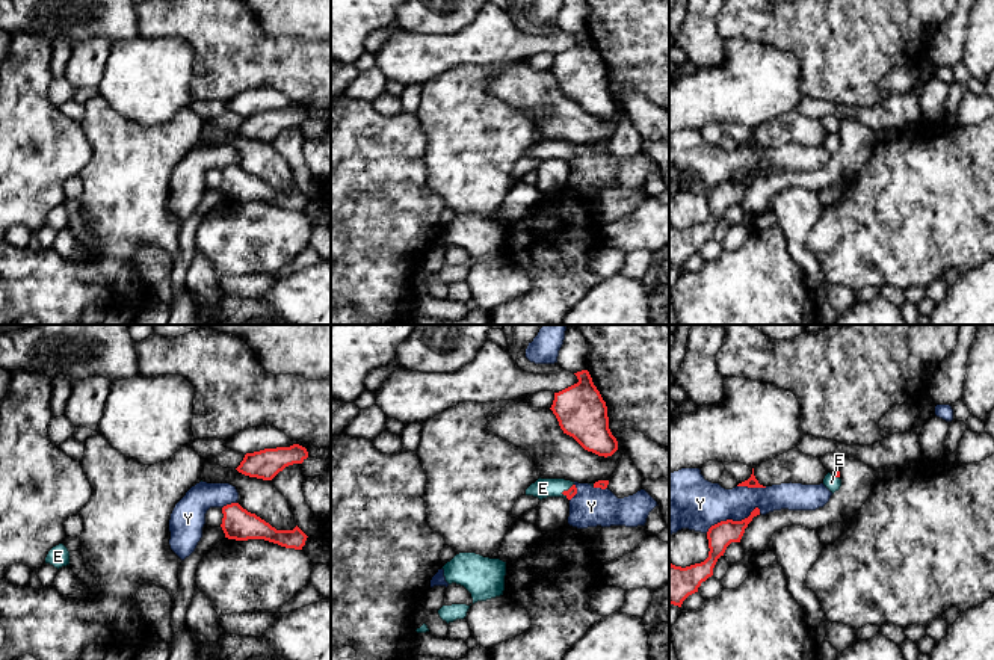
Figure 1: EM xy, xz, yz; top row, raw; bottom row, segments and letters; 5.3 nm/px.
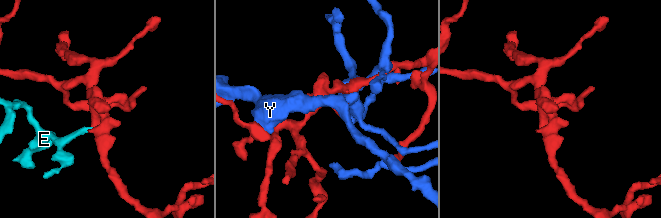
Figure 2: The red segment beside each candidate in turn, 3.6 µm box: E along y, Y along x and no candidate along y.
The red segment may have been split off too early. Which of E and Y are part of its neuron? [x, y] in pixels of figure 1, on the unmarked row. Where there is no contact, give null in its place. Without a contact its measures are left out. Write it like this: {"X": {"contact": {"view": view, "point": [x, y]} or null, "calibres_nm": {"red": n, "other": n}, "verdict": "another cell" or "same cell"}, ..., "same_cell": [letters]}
{"E": {"contact": {"view": "xz", "point": [565, 153]}, "calibres_nm": {"red": 50, "other": 110}, "verdict": "same cell"}, "Y": {"contact": {"view": "yz", "point": [731, 181]}, "calibres_nm": {"red": 140, "other": 280}, "verdict": "another cell"}, "same_cell": ["E"]}

